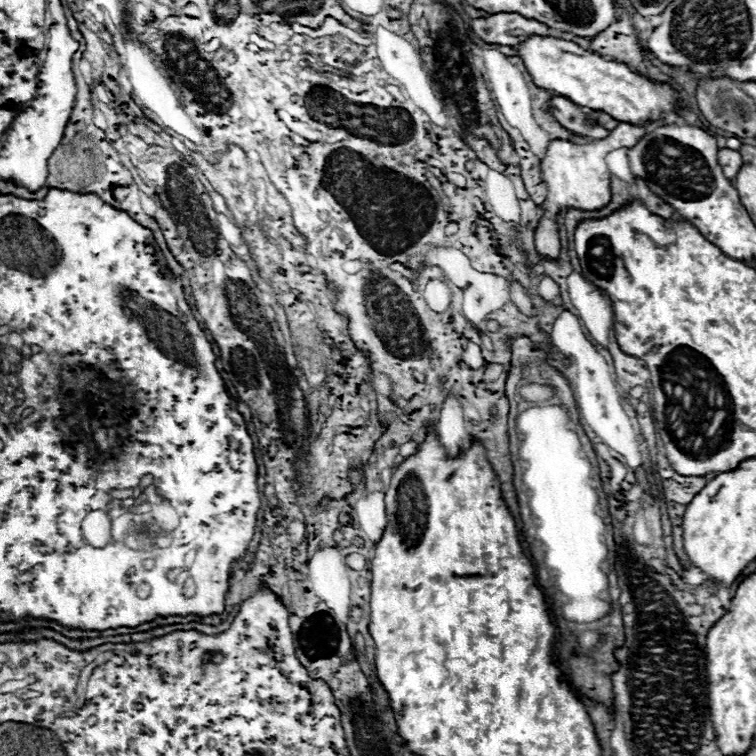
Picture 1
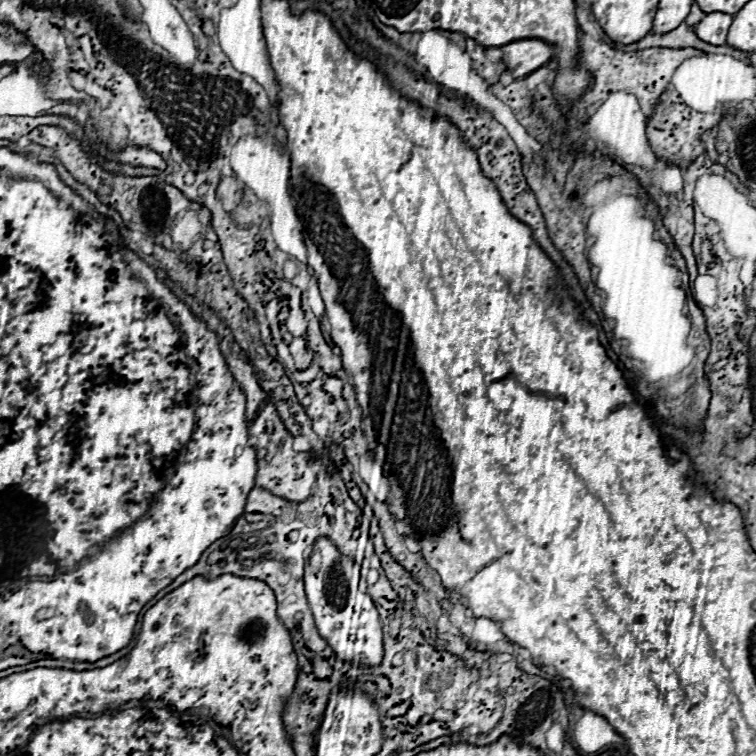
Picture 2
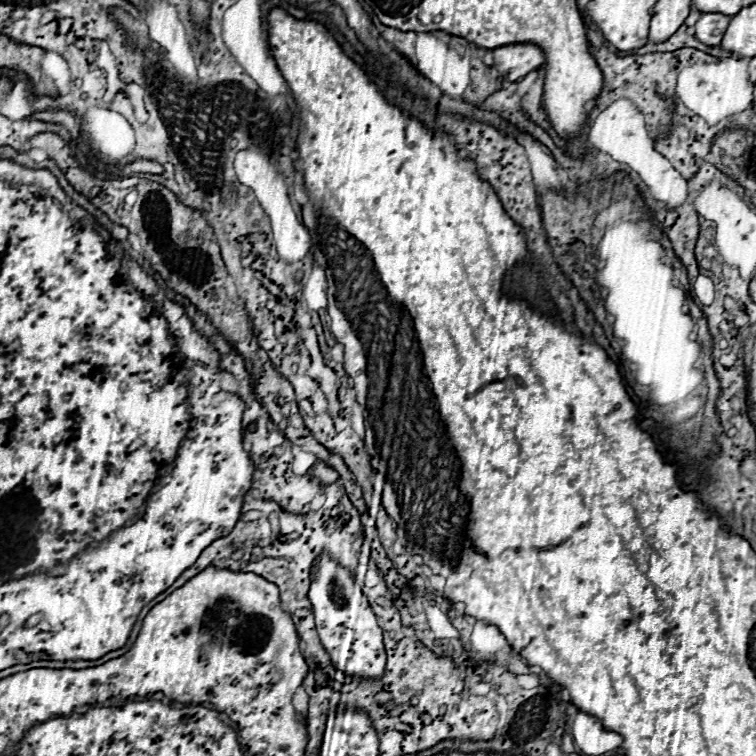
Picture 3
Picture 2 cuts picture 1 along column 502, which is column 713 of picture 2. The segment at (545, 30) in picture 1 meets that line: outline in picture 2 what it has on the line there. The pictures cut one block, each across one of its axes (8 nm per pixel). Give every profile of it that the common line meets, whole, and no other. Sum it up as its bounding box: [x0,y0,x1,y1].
[696,12,734,46]

